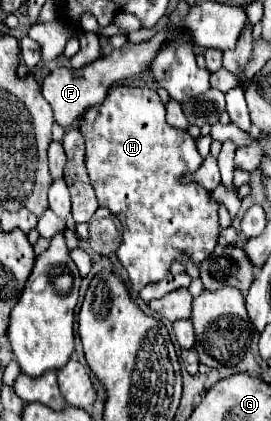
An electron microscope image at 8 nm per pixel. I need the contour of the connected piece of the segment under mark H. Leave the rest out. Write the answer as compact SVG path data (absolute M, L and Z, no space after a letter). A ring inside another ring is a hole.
M120 85L112 87L100 105L88 107L80 117L78 127L86 143L86 167L98 203L108 207L122 223L122 245L116 255L128 271L134 291L160 281L168 273L170 263L176 261L182 251L188 253L196 265L200 265L200 261L204 261L204 257L208 257L208 253L216 247L220 231L218 203L212 203L208 191L200 185L182 181L186 173L194 173L204 161L196 149L196 141L188 131L170 127L164 115L164 103L154 89Z

